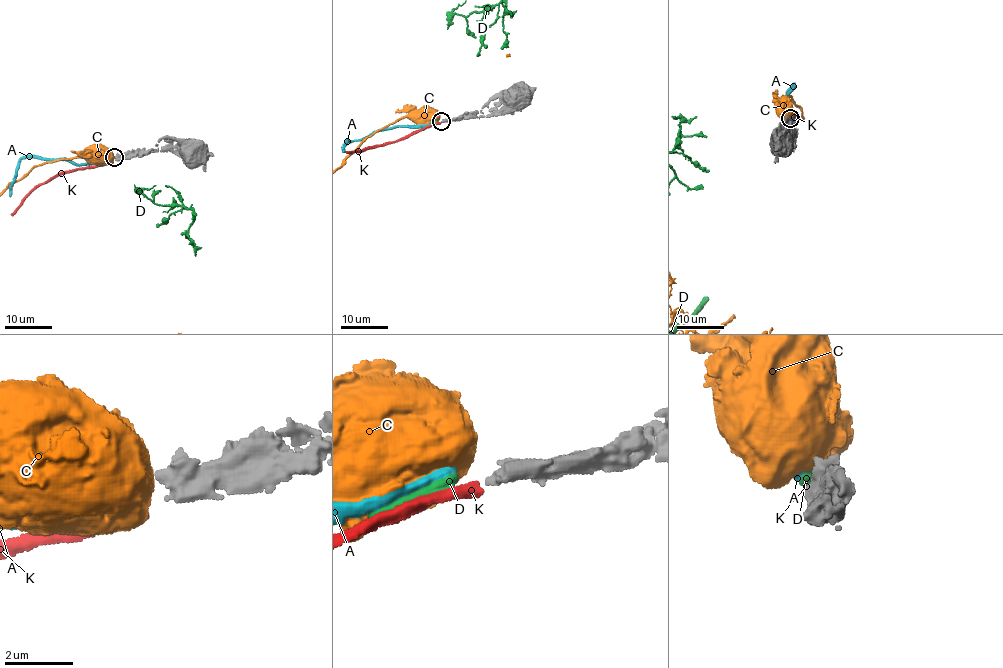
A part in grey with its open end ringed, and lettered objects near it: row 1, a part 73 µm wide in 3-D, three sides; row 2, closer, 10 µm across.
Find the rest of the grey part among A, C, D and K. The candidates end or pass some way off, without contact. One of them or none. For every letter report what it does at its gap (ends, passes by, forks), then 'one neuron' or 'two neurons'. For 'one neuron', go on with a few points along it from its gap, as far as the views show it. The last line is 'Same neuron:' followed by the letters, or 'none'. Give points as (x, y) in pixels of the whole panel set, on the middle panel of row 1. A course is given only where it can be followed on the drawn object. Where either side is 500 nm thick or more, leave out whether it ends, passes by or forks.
A: two neurons
C: two neurons
D: one neuron
K: two neurons
Same neuron: D

